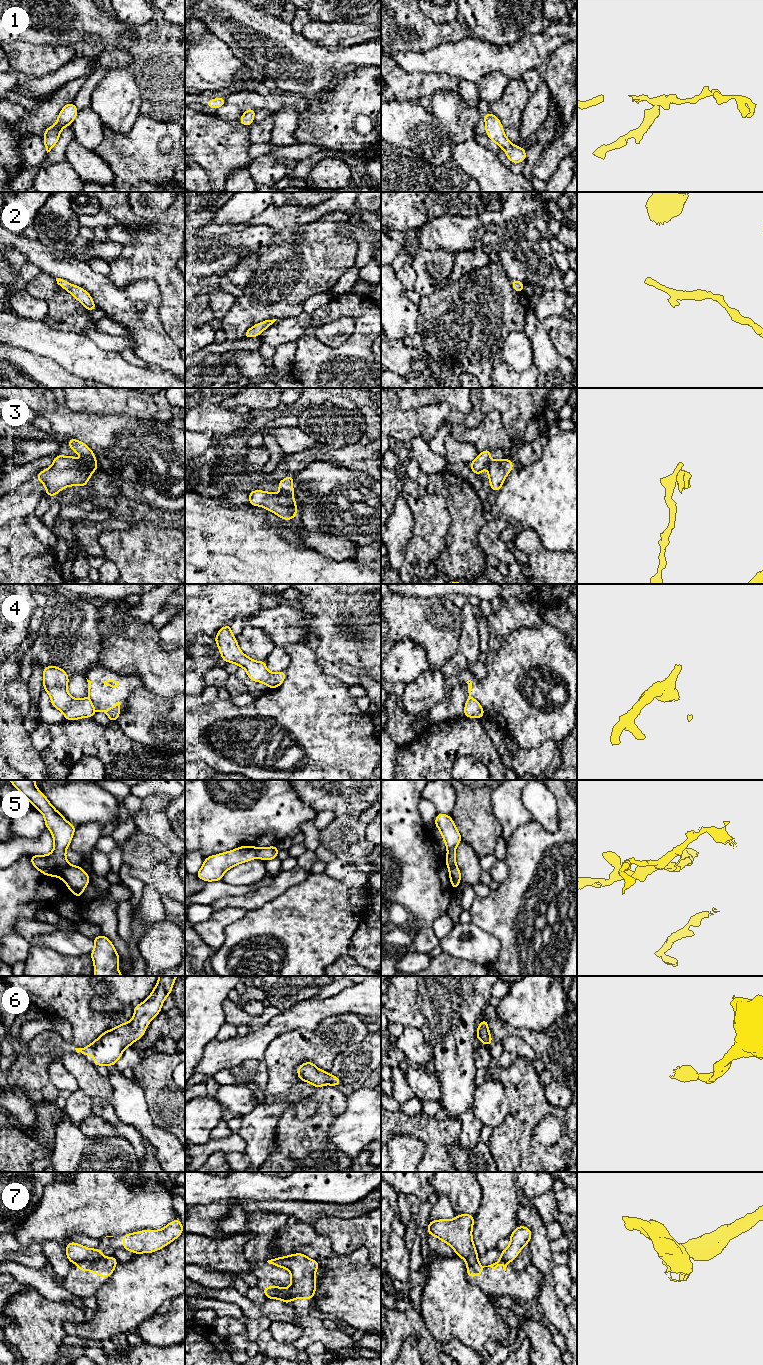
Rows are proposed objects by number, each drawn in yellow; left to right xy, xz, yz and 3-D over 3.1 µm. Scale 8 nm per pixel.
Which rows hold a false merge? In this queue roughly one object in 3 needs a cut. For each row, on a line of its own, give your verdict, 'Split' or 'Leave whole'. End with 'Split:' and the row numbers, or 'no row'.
1: Leave whole
2: Leave whole
3: Split
4: Split
5: Split
6: Leave whole
7: Split
Split: 3, 4, 5, 7

